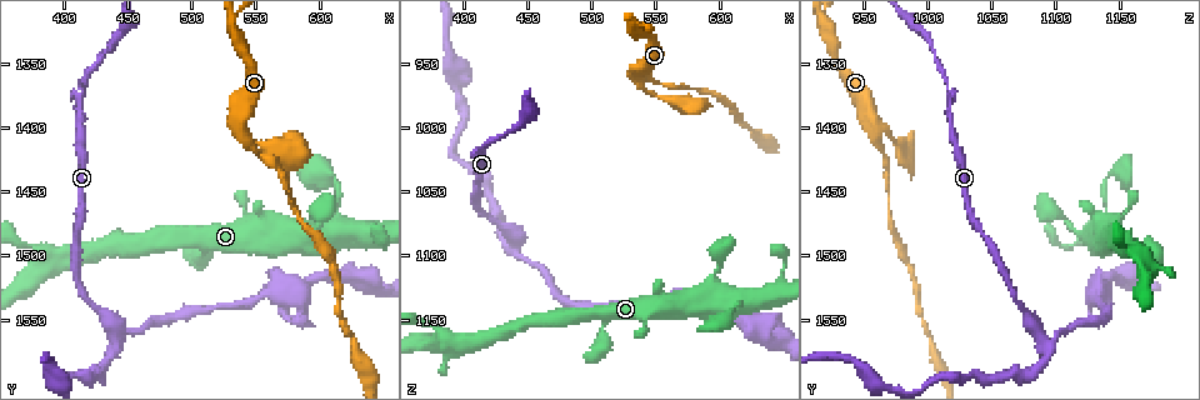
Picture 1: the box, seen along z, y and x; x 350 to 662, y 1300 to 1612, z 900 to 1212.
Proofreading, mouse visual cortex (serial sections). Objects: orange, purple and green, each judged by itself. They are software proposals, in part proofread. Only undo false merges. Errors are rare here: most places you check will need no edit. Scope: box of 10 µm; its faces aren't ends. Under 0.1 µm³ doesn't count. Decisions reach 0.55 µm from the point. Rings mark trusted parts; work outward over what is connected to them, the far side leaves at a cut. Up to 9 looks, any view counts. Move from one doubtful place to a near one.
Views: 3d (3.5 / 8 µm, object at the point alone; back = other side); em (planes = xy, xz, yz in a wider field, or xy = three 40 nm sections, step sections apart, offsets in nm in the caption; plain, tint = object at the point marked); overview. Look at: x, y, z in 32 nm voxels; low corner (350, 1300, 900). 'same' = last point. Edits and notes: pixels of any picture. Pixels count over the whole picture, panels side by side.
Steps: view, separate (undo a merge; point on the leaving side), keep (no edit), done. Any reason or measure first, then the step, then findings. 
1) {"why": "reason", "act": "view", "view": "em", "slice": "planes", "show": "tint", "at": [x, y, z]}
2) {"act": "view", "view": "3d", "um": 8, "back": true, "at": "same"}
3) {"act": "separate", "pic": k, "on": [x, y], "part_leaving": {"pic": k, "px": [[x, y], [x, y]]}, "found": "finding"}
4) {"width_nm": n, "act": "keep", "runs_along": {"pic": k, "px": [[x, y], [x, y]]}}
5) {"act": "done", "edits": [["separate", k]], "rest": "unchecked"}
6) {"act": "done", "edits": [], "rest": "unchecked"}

{"why": "three-way junction", "act": "view", "view": "3d", "um": 3.5, "at": [536, 1400, 960]}

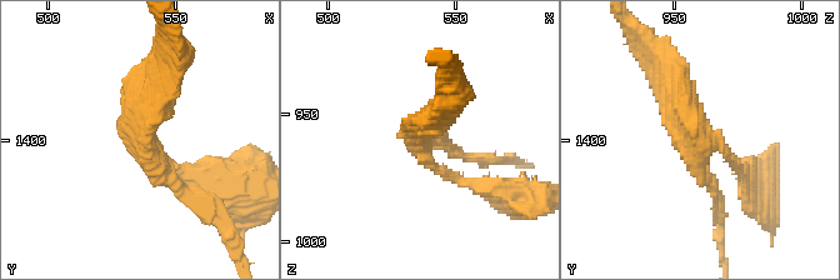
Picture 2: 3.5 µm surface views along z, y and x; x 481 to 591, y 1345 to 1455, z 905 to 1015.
{"arms": 3, "arm_widths_nm": [150, 150, 350], "act": "view", "view": "em", "slice": "xy", "step": 1, "show": "tint", "at": [537, 1401, 957]}

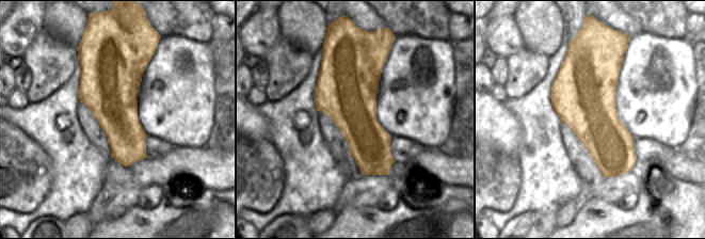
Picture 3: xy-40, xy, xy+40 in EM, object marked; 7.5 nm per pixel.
{"act": "view", "view": "em", "slice": "planes", "show": "tint", "at": "same"}

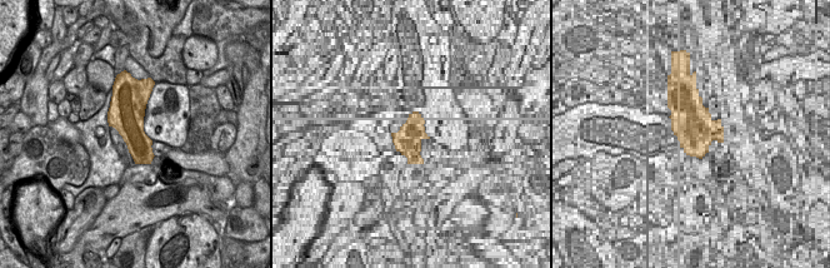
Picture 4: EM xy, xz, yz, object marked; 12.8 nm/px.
{"act": "keep", "found": "all the same cell"}

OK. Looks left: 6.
{"why": "three-way junction", "act": "view", "view": "3d", "um": 3.5, "at": [392, 1504, 1168]}

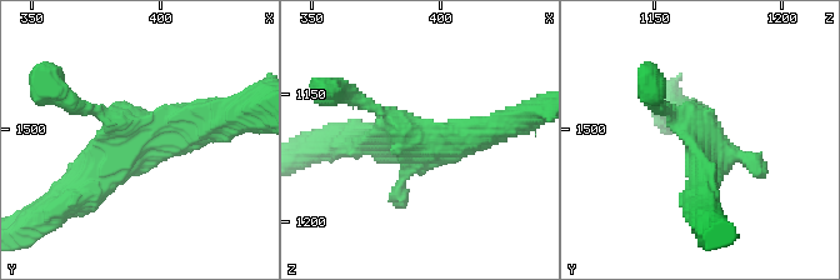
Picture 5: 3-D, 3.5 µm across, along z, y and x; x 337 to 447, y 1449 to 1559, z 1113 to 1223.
{"act": "view", "view": "em", "slice": "planes", "show": "tint", "at": [394, 1503, 1170]}

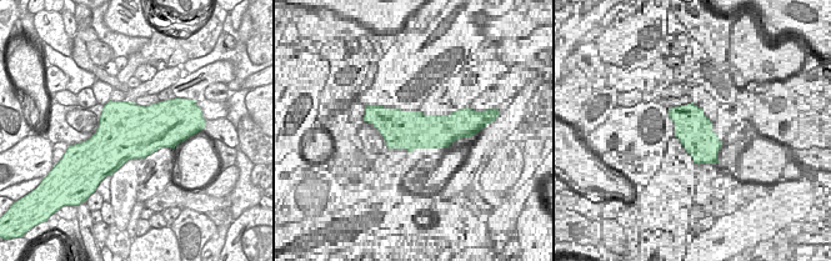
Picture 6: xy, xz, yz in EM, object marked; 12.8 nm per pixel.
{"act": "keep", "runs_along": {"pic": 5, "px": [[218, 123], [153, 130], [76, 195]]}, "found": "all the same cell"}

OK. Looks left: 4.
{"act": "view", "view": "3d", "um": 3.5, "at": [438, 1570, 1092]}

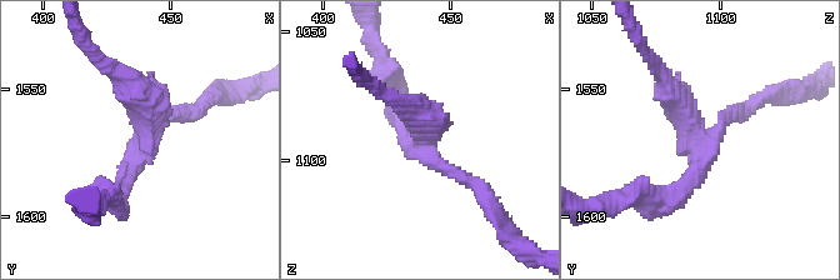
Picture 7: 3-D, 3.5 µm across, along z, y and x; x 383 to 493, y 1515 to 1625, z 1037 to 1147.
{"arms": 3, "arm_widths_nm": [200, 250, 250], "act": "view", "view": "em", "slice": "xy", "step": 5, "show": "tint", "at": [442, 1569, 1094]}

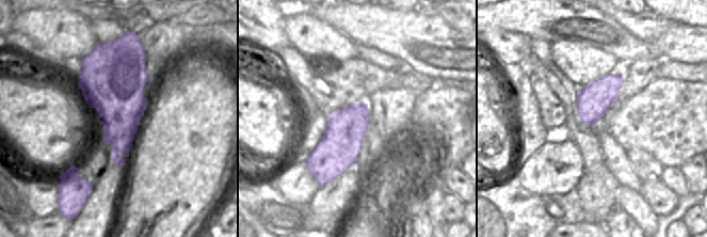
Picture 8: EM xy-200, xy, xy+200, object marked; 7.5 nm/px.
{"act": "separate", "pic": 7, "on": [456, 171], "part_leaving": {"pic": 7, "px": [[696, 130], [711, 138], [766, 95]]}, "found": "a second cell is stuck on"}

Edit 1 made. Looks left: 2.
{"why": "thin neck", "act": "view", "view": "3d", "um": 3.5, "at": [616, 1460, 1142]}

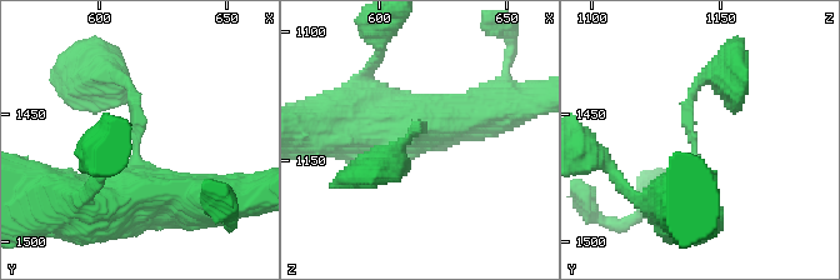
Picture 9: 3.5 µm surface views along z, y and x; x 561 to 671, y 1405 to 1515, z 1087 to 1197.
{"arm_widths_nm": [100, 700], "why": "shape alone is not enough", "act": "view", "view": "em", "slice": "xy", "step": 5, "show": "tint", "at": [614, 1461, 1140]}

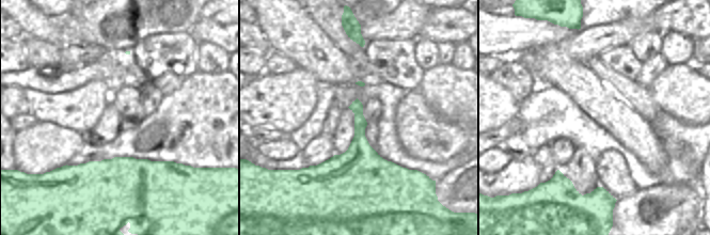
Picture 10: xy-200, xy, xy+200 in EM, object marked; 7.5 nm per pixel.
{"act": "keep", "runs_along": {"pic": 9, "px": [[686, 204], [690, 100], [711, 74]]}, "found": "one cell here"}

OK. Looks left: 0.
{"act": "done", "edits": [["separate", 7]], "rest": "unchecked"}

